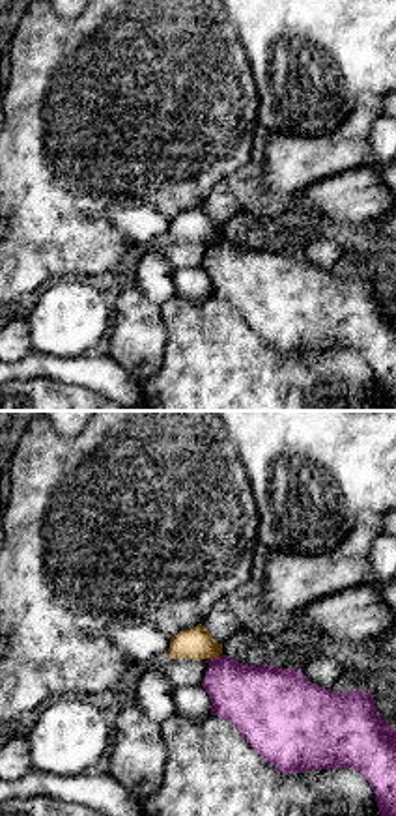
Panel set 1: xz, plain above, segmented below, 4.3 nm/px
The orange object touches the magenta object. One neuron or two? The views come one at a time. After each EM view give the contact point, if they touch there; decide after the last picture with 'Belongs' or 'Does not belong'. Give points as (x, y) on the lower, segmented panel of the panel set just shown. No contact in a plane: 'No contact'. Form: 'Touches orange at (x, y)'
Touches orange at (215, 658)

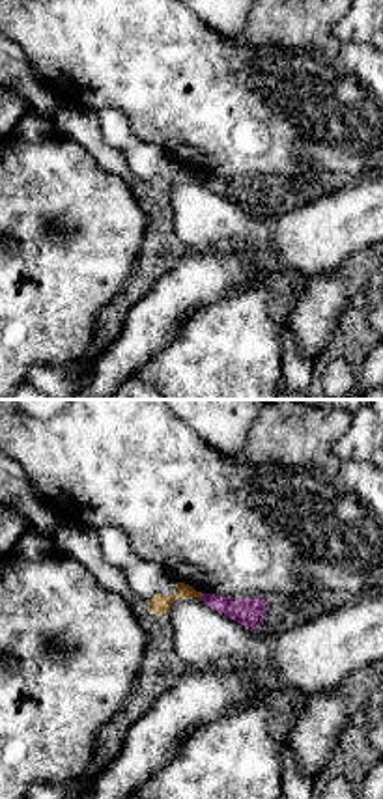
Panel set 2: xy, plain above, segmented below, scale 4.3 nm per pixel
No contact

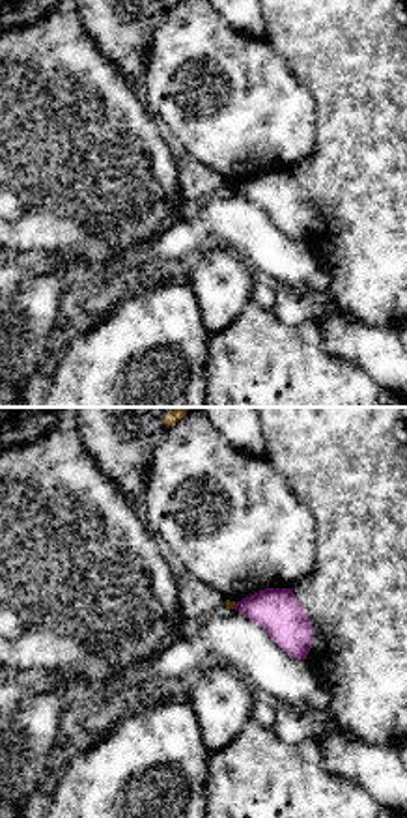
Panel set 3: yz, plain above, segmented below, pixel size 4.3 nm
Touches orange at (234, 606)

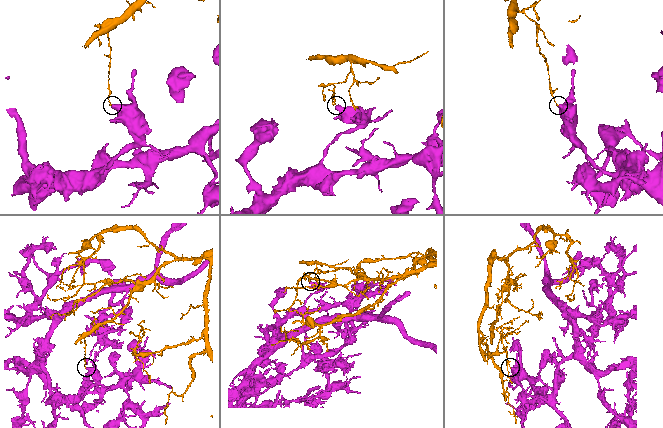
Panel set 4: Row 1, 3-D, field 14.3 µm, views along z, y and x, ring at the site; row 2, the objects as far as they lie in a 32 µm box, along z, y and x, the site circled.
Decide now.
Does not belong

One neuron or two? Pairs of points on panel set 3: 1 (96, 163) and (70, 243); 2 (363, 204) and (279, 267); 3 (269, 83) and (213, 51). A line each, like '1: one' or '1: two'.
1: one
2: two
3: one

